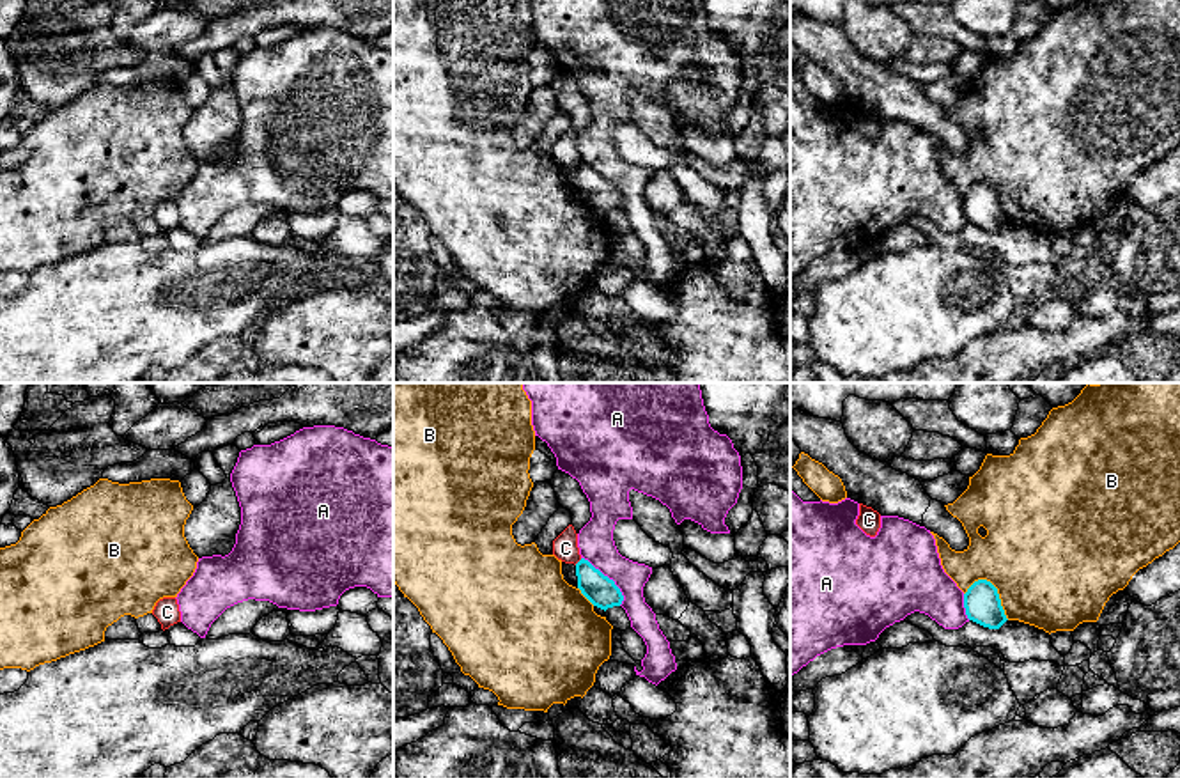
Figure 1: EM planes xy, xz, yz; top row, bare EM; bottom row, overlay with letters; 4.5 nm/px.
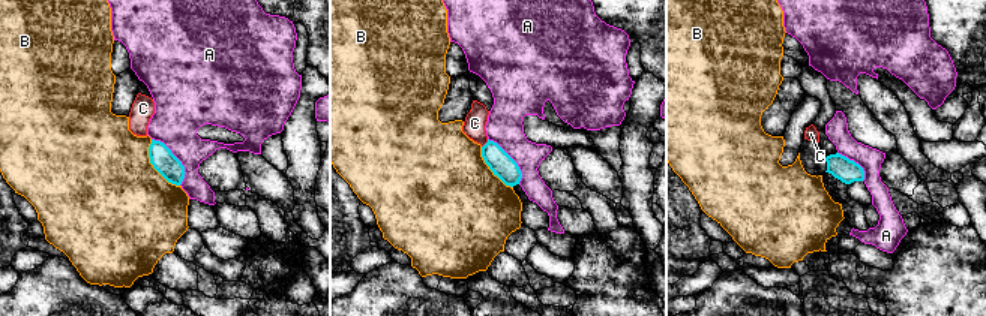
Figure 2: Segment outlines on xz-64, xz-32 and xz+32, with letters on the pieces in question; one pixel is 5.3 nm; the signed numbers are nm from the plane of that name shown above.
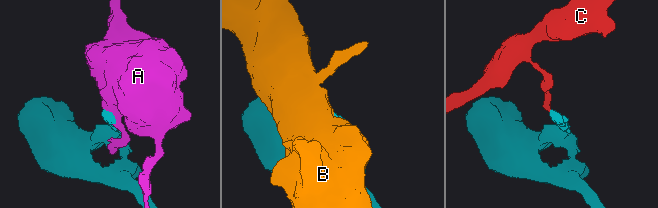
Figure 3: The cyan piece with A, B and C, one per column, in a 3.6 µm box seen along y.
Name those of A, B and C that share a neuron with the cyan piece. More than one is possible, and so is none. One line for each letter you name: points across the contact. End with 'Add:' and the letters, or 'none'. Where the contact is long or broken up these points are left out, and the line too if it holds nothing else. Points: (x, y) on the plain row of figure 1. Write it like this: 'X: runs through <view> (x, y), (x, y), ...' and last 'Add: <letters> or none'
Add: none

